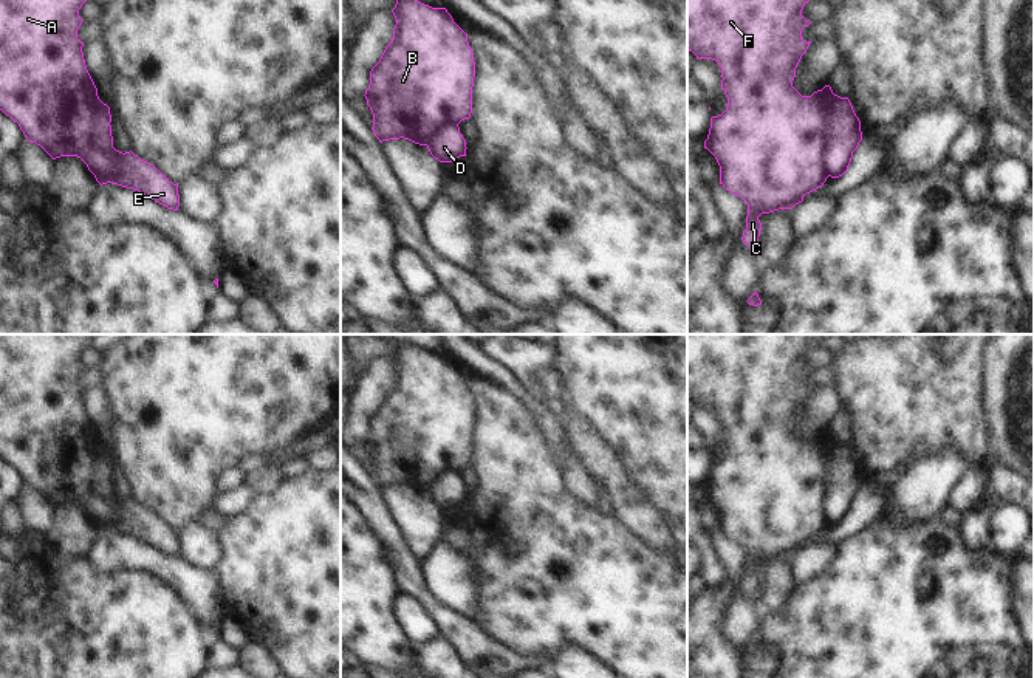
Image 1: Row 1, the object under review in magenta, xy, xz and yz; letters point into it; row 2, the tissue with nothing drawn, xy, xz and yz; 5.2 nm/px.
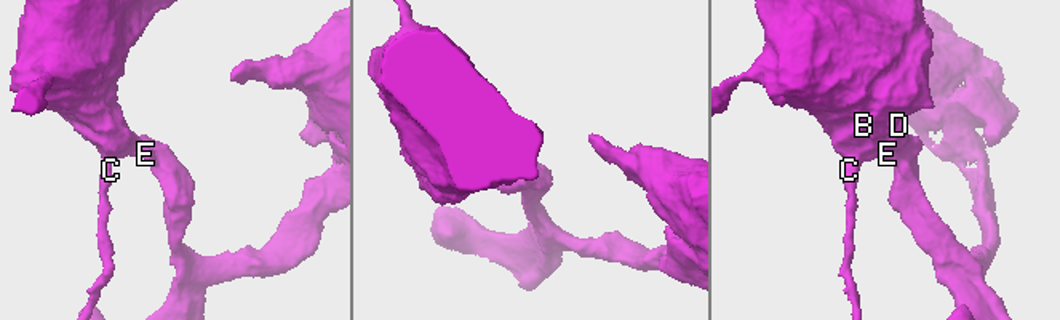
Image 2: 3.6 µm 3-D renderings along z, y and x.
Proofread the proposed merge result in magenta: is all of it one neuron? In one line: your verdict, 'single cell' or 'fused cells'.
fused cells

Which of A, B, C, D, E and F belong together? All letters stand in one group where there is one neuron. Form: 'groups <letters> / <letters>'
groups A B C E F / D

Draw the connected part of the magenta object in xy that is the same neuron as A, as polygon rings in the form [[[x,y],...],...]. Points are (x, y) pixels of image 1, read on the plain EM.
[[[0,334],[0,457],[19,471],[29,489],[40,492],[53,506],[60,503],[77,503],[84,508],[94,480],[94,460],[99,447],[98,435],[87,416],[77,376],[82,372],[79,356],[96,334]]]

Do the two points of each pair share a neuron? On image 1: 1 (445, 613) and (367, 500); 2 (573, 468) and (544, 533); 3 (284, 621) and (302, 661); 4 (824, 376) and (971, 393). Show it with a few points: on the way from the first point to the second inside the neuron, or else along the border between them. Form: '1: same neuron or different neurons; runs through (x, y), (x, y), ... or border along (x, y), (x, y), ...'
1: same neuron; runs through (417, 588), (409, 581), (406, 567), (386, 530)
2: different neurons; border along (561, 458), (564, 488), (581, 502), (595, 506)
3: same neuron; runs through (293, 630), (302, 640), (302, 652)
4: different neurons; border along (830, 366), (833, 386)

